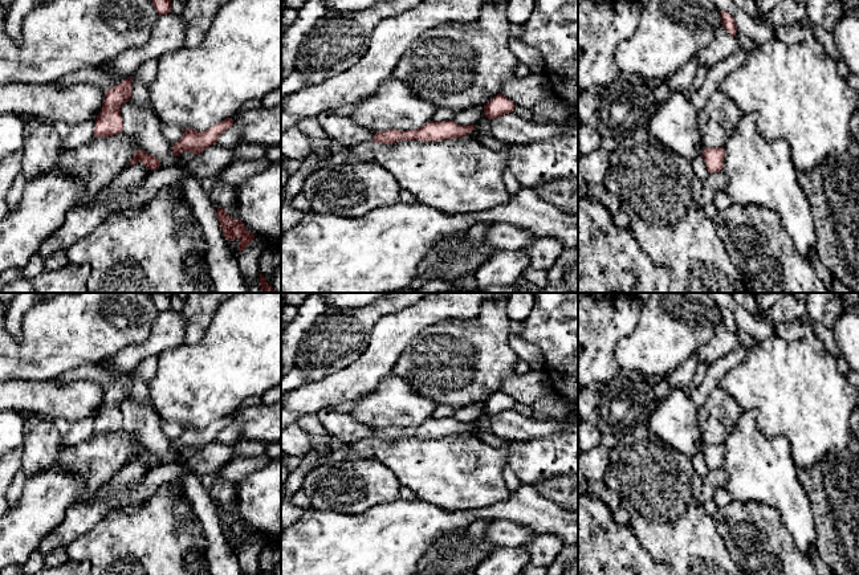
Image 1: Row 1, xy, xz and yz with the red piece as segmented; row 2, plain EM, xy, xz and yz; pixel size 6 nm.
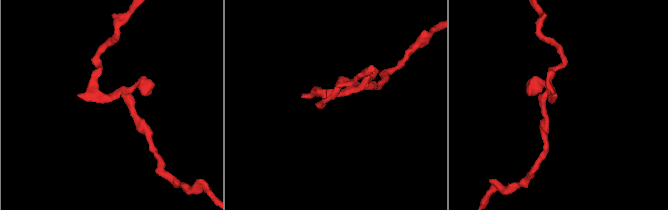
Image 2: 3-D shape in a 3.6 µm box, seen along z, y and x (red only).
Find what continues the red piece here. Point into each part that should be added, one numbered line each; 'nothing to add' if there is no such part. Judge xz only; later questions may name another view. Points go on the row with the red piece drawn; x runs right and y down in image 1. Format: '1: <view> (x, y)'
1: xz (345, 130)

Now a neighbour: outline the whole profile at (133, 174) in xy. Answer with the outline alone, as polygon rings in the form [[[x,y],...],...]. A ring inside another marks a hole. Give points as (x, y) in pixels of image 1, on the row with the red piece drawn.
[[[139,160],[137,164],[129,166],[117,178],[114,178],[103,189],[105,196],[121,192],[123,188],[130,187],[142,180],[151,170],[143,166]]]

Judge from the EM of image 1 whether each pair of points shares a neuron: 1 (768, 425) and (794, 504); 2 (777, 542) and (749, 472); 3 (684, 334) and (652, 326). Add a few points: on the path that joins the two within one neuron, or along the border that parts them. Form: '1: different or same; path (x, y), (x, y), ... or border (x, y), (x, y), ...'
1: different; border (754, 411), (757, 428), (784, 436), (793, 460)
2: different; border (733, 498), (770, 505), (782, 526)
3: same; path (676, 326), (660, 326)

